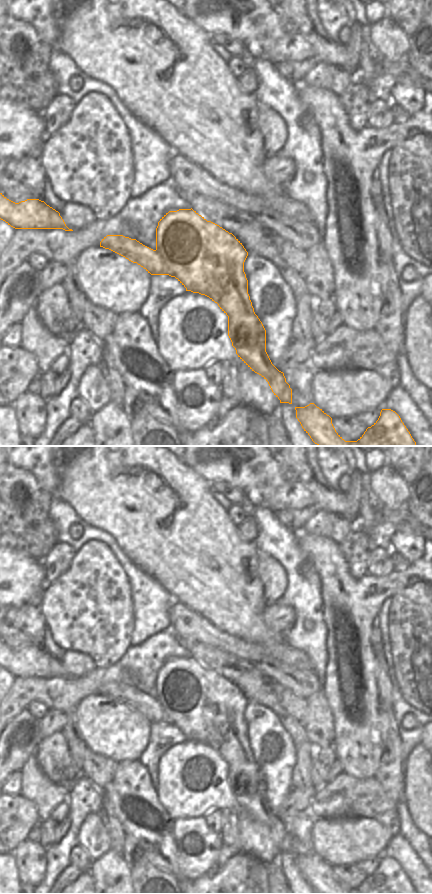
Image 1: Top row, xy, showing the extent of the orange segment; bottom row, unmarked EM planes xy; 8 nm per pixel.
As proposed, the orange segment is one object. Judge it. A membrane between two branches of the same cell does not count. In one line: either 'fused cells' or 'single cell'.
fused cells

